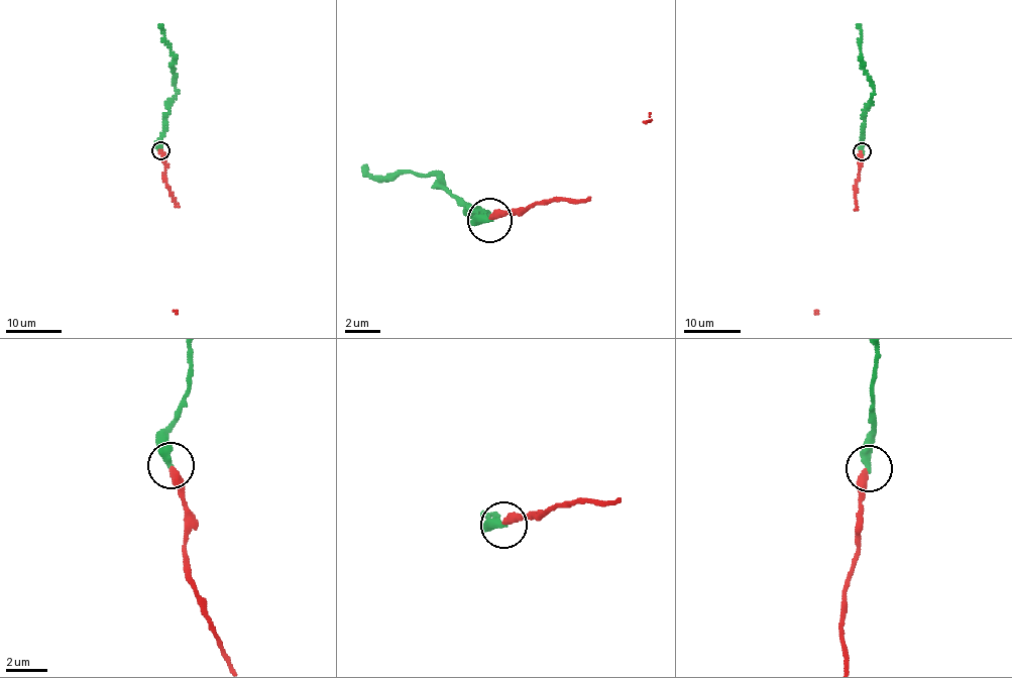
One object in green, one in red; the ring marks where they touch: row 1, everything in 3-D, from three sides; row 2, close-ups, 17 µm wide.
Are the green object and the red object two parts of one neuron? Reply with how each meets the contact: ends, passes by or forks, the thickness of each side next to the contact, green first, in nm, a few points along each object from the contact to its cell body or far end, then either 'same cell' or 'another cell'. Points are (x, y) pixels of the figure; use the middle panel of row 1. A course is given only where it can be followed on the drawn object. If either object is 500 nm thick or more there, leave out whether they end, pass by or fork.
green ends; red ends; calibres 400 and 360 nm; course green (491, 221), (477, 218), (482, 210), (470, 207), (488, 216), (451, 197), (431, 175), (378, 176), (360, 165); course red (491, 217), (589, 197), (650, 119); another cell

